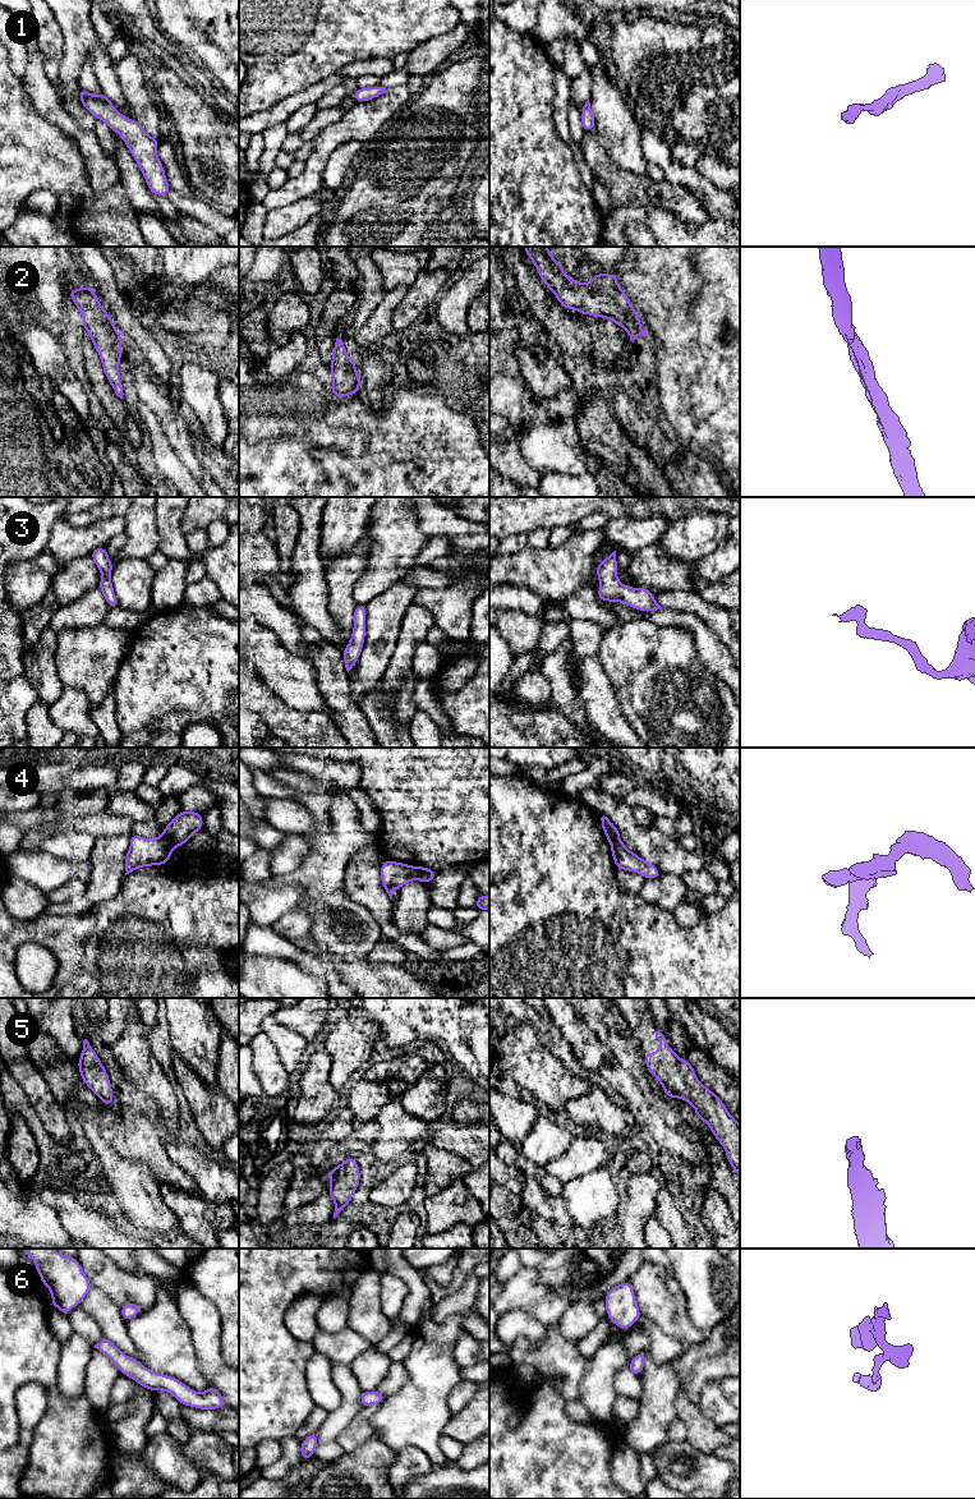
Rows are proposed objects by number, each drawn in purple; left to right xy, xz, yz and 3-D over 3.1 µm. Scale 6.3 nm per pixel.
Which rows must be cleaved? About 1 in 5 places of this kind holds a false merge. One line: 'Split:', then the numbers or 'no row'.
Split: 4

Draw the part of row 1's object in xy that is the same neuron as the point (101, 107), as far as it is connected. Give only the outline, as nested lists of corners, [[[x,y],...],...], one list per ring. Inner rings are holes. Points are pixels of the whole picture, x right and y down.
[[[79,88],[78,97],[87,111],[97,120],[105,121],[112,132],[121,137],[137,161],[151,193],[153,196],[167,196],[171,189],[157,156],[160,141],[152,138],[135,120],[120,114],[104,92],[100,96],[93,96]]]

